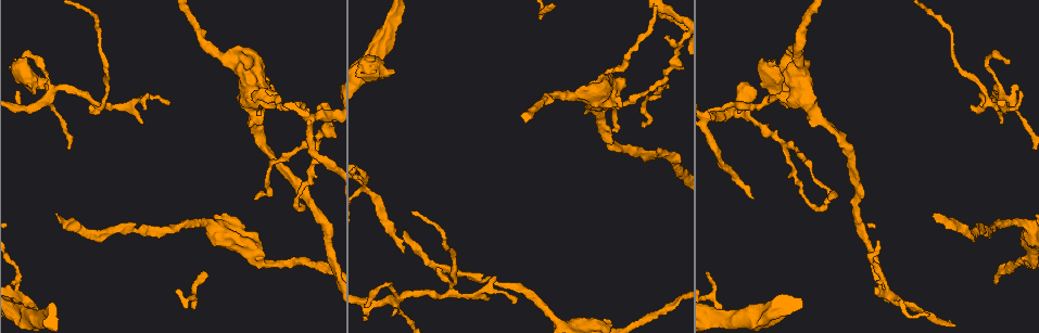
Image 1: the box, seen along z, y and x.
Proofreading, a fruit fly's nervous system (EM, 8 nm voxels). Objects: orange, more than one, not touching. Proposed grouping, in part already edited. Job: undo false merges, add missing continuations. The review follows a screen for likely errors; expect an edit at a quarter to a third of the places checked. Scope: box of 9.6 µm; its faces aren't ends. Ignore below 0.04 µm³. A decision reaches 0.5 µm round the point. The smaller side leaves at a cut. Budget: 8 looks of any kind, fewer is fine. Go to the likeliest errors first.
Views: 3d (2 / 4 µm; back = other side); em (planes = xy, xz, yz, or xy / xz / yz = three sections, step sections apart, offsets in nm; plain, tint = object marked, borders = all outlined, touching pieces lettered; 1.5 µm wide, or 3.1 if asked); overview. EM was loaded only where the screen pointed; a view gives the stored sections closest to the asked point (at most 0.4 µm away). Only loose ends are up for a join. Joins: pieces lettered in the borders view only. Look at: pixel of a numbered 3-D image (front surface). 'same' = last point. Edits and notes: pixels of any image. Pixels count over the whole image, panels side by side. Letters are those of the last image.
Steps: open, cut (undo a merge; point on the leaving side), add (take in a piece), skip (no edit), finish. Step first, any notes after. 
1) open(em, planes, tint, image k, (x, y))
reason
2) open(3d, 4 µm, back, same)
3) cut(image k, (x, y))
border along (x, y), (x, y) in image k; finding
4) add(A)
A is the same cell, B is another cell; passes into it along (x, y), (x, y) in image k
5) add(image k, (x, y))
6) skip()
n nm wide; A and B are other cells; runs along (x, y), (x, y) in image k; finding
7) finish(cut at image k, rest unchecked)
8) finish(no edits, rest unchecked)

open(em, planes, borders, image 1, (89, 107))
an open end

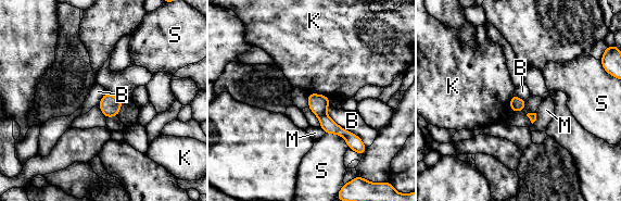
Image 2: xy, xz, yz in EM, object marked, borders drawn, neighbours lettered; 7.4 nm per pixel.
skip()
100 nm wide; B touches over 420 nm; B, K, M and S are other cells; none of them fits

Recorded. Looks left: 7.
open(3d, 2 µm, image 1, (275, 99))
thick turns thin

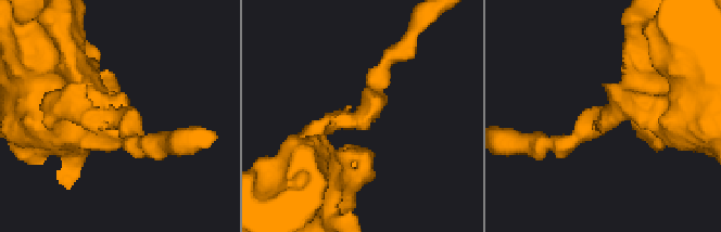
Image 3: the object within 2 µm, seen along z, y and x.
open(em, yz, step 8, tint, image 3, (600, 123))
now the EM

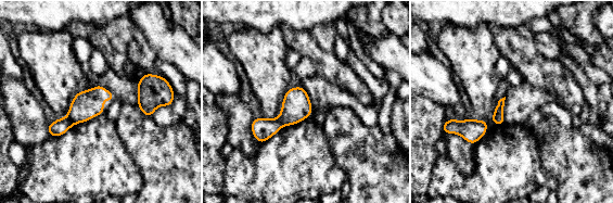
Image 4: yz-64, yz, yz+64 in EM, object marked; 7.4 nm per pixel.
open(em, planes, borders, same)
cut it another way

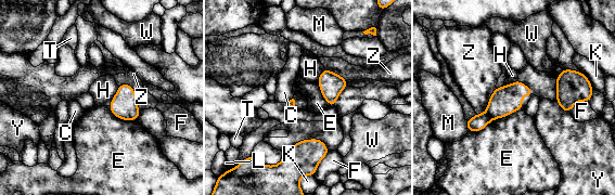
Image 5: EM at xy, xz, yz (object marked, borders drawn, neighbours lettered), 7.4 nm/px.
cut(image 5, (477, 122))
C, E, F, H, K, L, M, T, W, Y and Z are other cells; border along (486, 112), (491, 119) in image 5; two neurons meet here

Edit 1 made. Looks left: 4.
finish(cut at image 5, rest unchecked)

